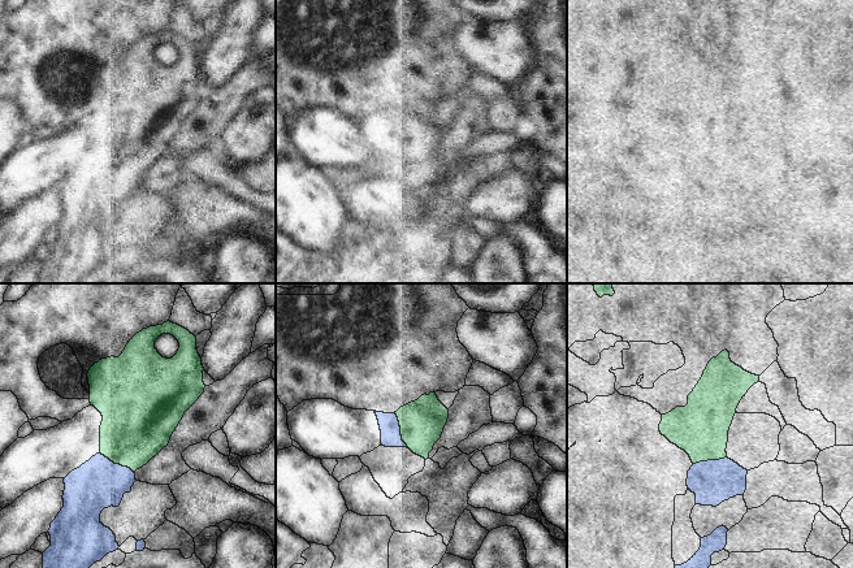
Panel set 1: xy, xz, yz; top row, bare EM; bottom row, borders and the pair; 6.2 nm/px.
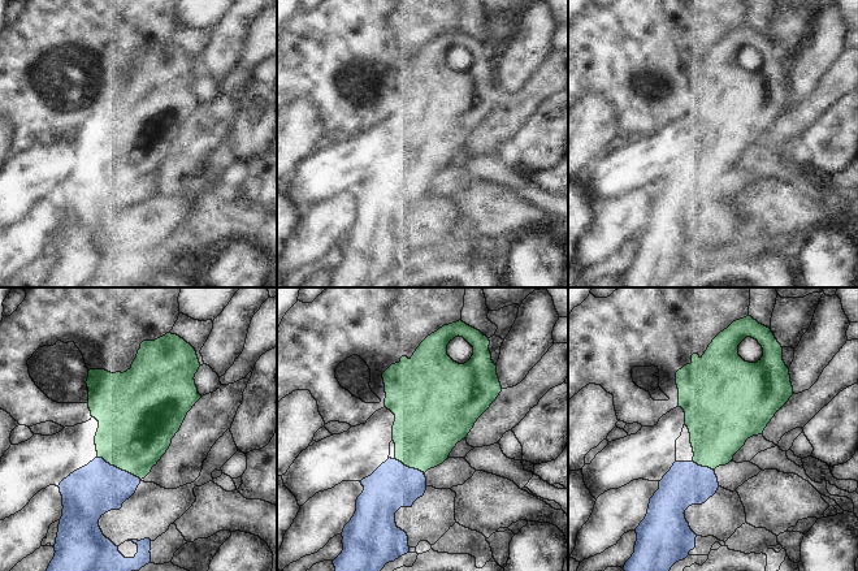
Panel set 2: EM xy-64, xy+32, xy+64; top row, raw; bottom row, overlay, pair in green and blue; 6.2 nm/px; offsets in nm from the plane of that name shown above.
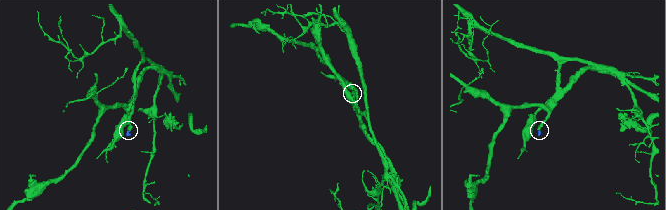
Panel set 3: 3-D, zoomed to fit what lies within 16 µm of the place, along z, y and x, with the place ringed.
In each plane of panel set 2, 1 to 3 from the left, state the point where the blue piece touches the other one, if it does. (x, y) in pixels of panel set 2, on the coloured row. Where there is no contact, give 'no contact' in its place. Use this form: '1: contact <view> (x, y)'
1: contact xy-64 (120, 468)
2: contact xy+32 (410, 467)
3: contact xy+64 (702, 466)

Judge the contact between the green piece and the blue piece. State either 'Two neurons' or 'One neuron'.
One neuron

